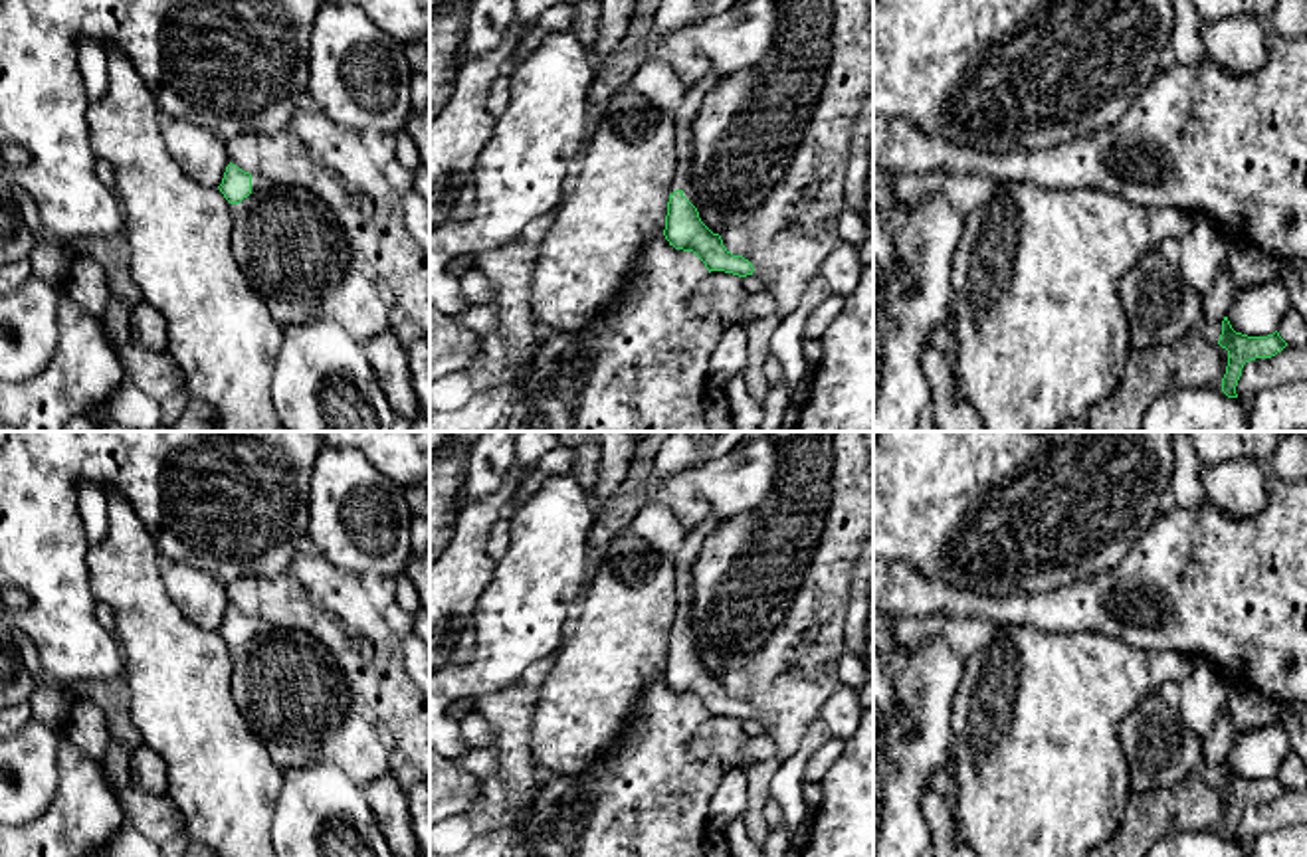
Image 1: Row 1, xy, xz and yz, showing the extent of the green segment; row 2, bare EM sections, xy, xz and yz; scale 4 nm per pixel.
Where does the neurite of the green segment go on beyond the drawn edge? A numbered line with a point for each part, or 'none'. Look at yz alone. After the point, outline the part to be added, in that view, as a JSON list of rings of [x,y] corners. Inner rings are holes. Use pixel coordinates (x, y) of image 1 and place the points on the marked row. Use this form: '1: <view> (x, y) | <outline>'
none

